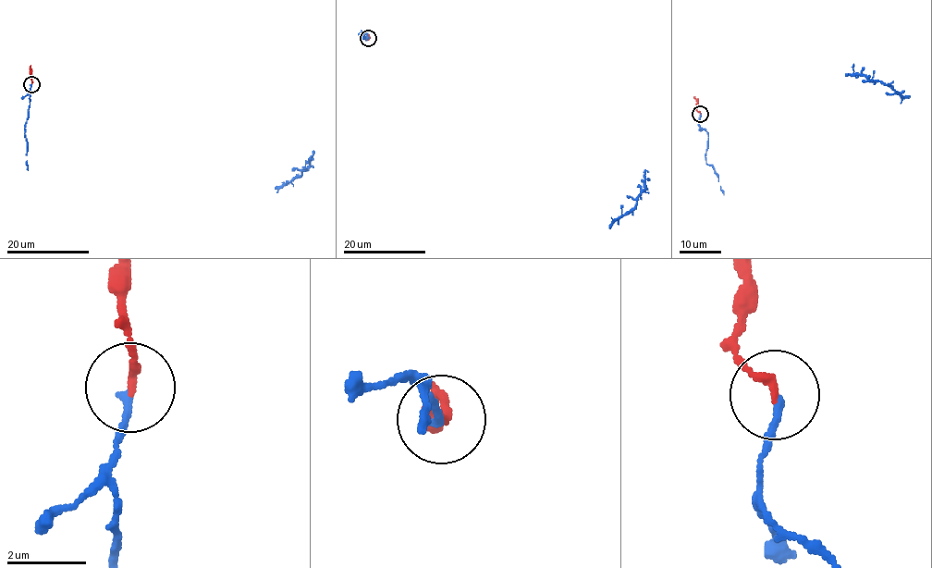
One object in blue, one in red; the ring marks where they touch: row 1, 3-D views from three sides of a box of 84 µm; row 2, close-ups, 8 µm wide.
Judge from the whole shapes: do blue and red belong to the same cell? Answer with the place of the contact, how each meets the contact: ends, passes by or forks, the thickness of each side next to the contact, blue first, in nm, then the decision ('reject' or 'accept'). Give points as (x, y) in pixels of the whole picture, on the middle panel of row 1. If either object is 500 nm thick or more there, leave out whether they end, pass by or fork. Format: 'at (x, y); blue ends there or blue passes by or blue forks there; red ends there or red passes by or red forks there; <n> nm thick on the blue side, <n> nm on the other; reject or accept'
at (368, 38); blue ends there; red ends there; 200 nm thick on the blue side, 200 nm on the other; accept

